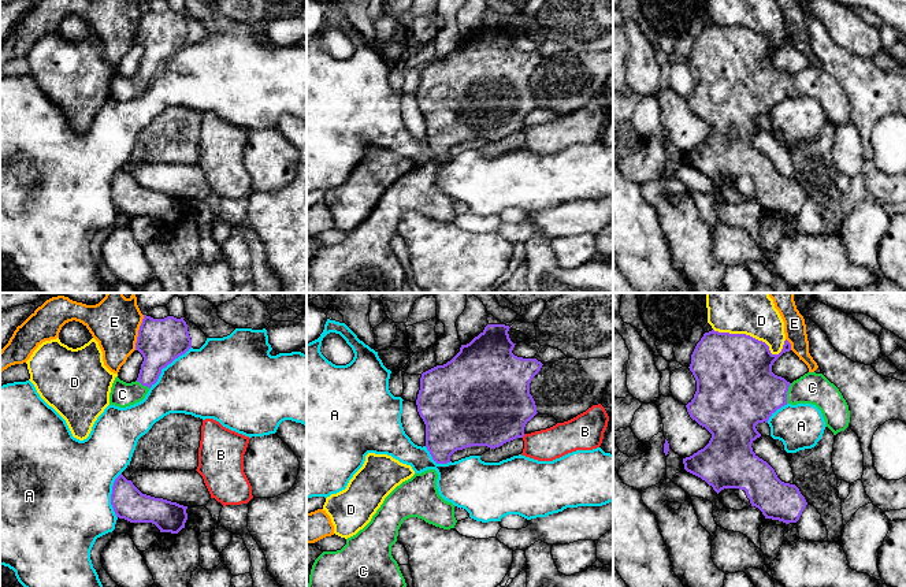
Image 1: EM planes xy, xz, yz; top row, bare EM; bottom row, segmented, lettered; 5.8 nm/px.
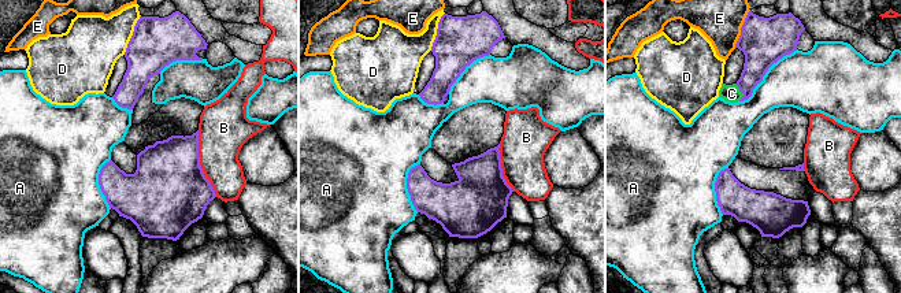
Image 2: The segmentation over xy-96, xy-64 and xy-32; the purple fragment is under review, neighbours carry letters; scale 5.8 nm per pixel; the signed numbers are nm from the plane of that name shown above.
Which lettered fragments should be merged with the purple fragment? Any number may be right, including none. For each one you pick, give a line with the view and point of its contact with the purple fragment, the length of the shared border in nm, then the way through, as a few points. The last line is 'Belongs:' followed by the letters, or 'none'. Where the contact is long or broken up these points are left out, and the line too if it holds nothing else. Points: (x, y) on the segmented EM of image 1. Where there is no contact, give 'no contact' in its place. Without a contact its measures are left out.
C: meets purple in yz at (786, 393); contact 120 nm long; runs through yz (743, 392), (786, 393), (797, 393), (812, 387)
Belongs: C

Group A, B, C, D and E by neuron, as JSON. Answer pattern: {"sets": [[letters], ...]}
{"sets": [["A"], ["B"], ["C"], ["D"], ["E"]]}

